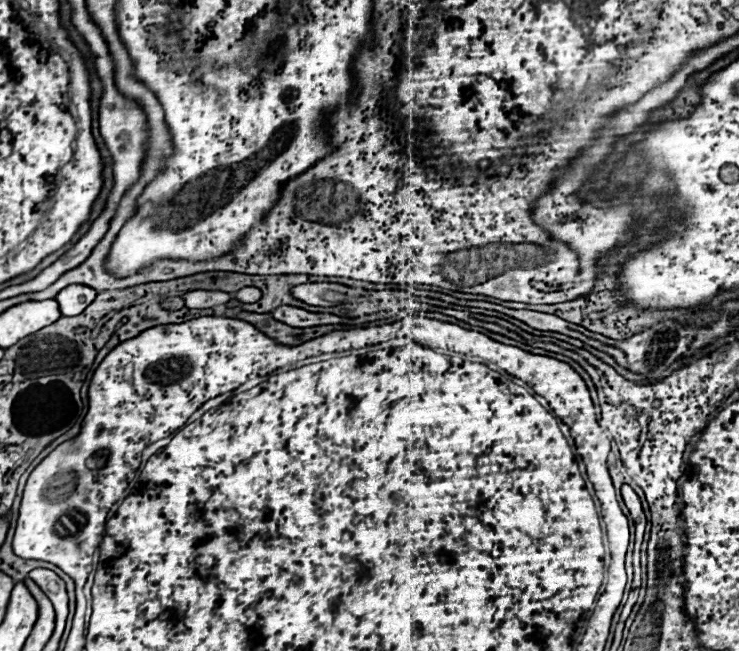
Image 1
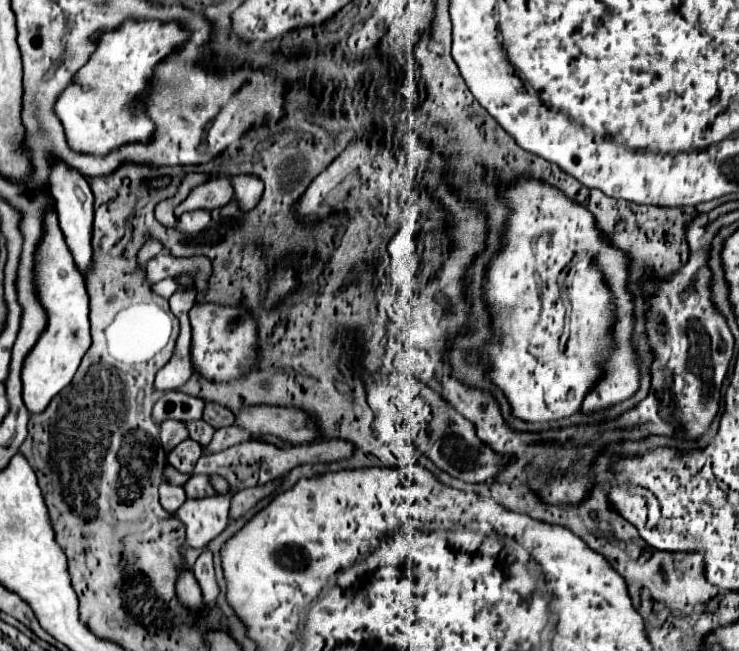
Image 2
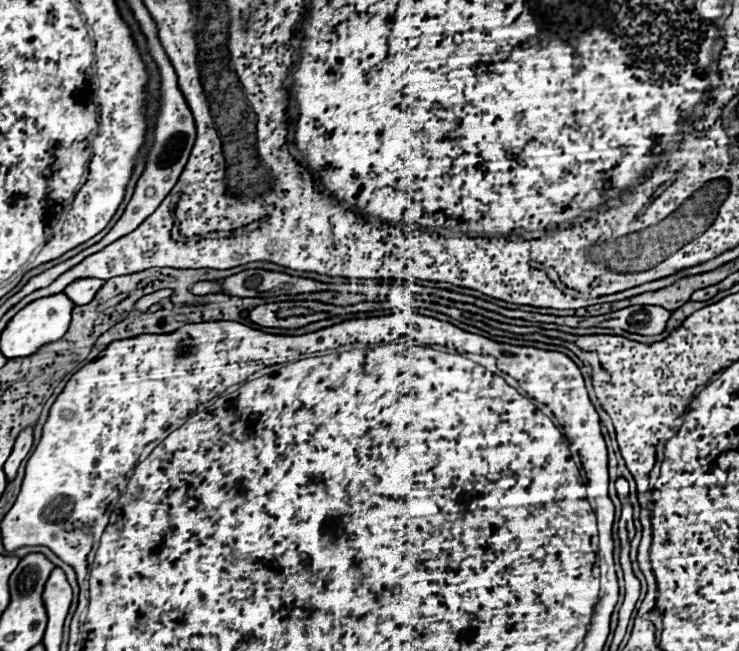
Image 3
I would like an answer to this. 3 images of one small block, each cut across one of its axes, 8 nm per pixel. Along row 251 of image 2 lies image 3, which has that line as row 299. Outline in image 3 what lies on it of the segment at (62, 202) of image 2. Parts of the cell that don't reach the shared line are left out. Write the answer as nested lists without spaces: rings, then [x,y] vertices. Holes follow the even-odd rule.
[[[80,278],[80,280],[72,282],[72,284],[68,284],[64,288],[64,294],[68,298],[72,298],[72,302],[76,306],[82,306],[82,304],[88,304],[96,296],[96,292],[100,290],[102,284],[104,282],[100,282],[98,278]]]

